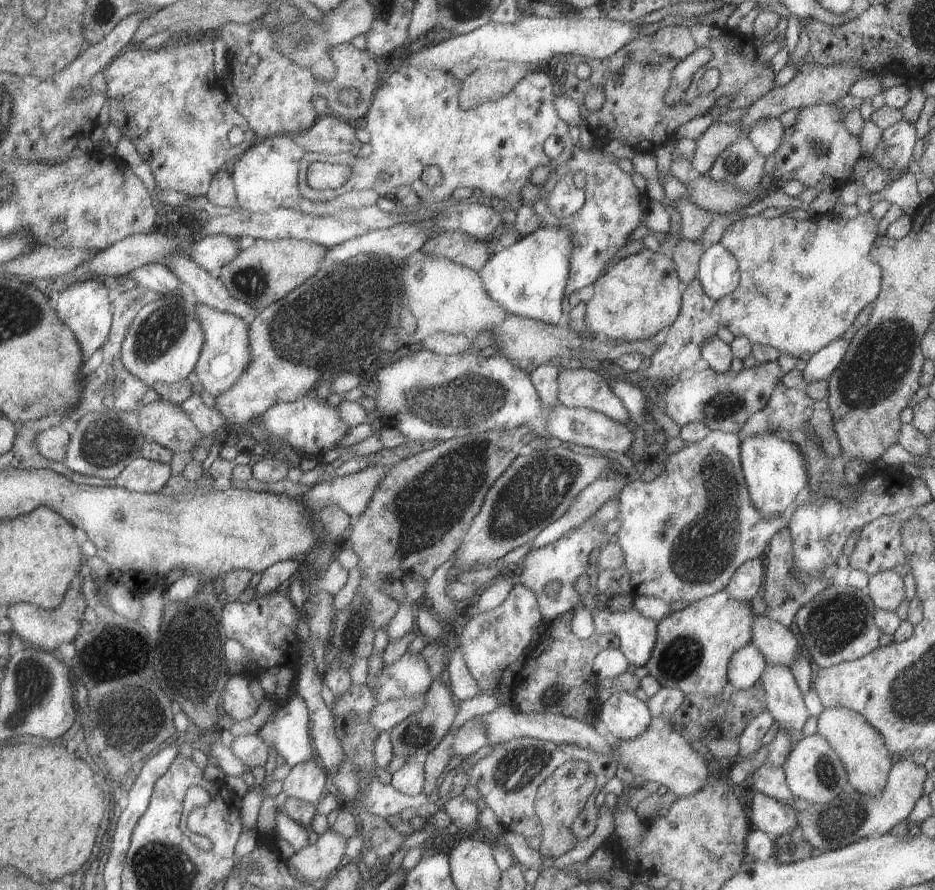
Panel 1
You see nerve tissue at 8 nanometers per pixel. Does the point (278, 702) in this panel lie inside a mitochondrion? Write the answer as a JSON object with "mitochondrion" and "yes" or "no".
{"mitochondrion":"no"}

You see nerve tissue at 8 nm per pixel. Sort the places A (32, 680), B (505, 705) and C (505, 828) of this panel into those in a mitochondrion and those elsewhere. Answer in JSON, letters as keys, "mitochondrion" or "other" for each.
{"A":"mitochondrion","B":"other","C":"other"}

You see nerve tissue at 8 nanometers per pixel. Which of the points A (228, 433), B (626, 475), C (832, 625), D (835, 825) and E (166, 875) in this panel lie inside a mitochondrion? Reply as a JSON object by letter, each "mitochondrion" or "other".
{"A":"other","B":"other","C":"mitochondrion","D":"mitochondrion","E":"mitochondrion"}

